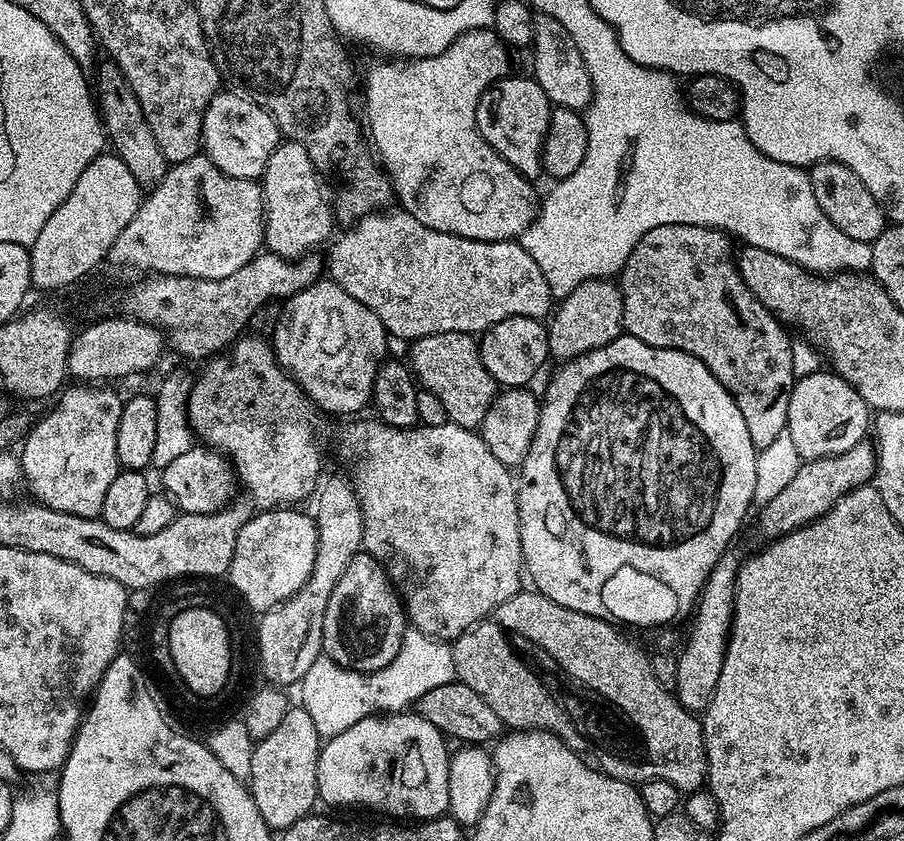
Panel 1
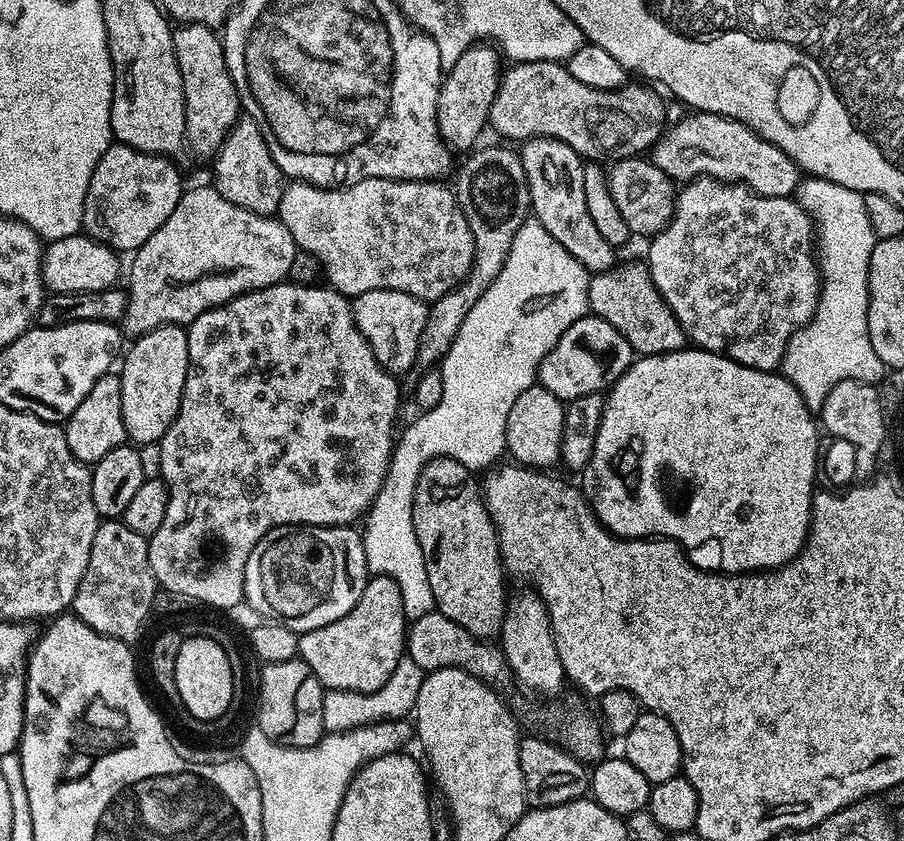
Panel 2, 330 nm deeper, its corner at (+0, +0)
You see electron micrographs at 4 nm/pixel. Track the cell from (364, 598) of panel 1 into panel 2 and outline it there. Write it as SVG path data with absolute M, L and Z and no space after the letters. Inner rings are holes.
M373 575L350 614L300 636L298 656L314 670L325 689L373 692L394 674L405 652L406 617L402 590L398 590L398 582L390 577Z

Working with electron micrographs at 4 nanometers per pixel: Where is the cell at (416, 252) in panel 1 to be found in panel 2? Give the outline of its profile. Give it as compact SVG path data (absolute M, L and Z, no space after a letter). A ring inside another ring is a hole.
M363 180L347 186L319 188L316 184L292 182L285 187L280 199L278 219L286 226L286 230L290 230L299 251L309 252L314 254L314 258L318 258L327 283L343 296L355 298L366 294L366 290L398 290L419 300L431 302L442 298L442 294L446 294L450 289L457 288L459 284L464 283L465 278L468 277L468 271L472 268L472 259L476 253L472 231L462 214L460 205L456 203L455 191L449 185L447 188L446 185L447 183L435 180Z

